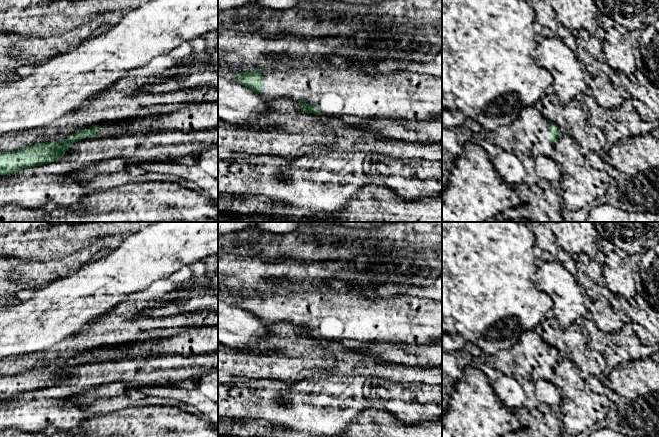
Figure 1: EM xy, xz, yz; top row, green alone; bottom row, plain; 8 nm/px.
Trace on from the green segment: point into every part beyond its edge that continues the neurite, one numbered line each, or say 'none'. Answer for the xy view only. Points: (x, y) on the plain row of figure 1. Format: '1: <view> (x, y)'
1: xy (196, 341)

